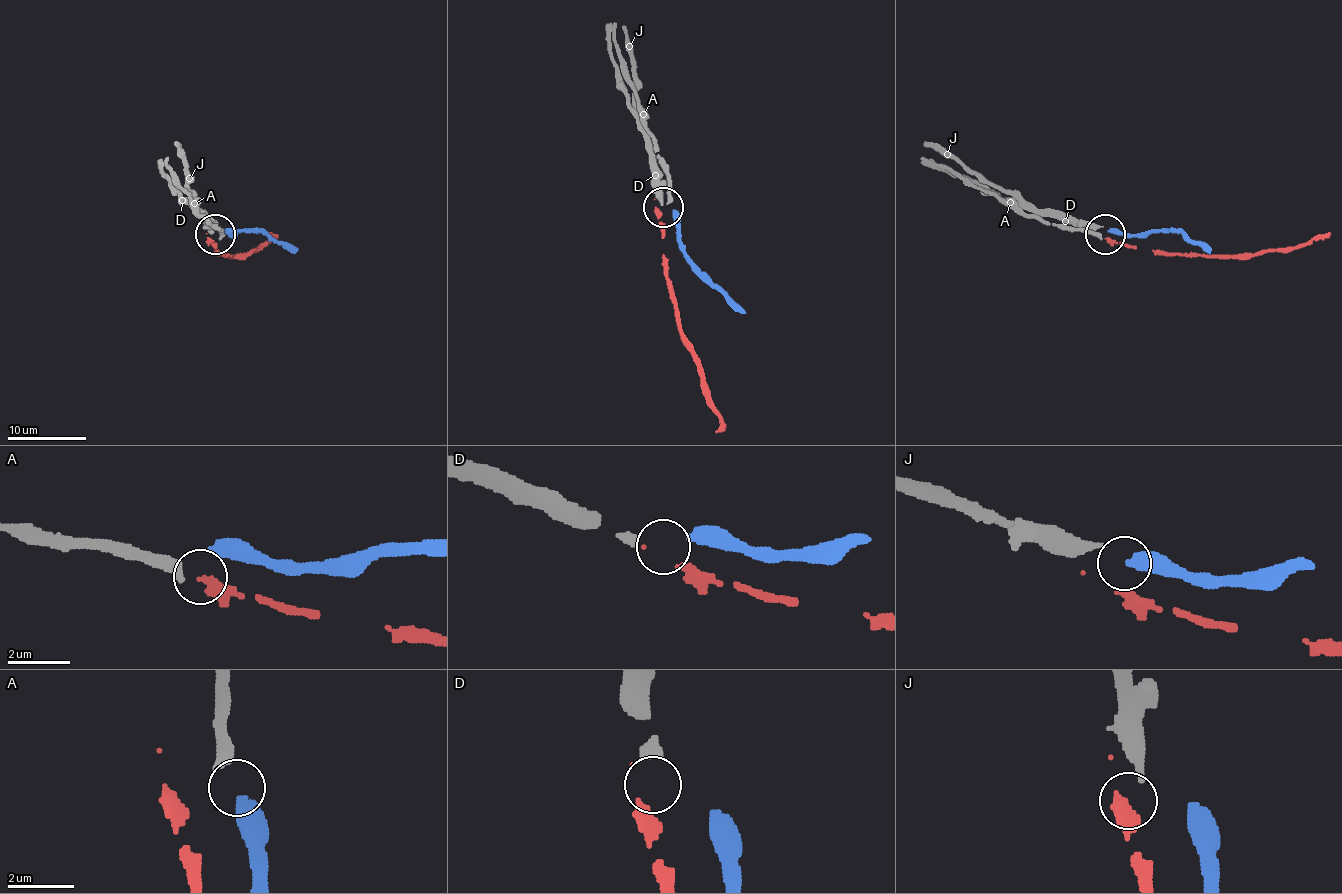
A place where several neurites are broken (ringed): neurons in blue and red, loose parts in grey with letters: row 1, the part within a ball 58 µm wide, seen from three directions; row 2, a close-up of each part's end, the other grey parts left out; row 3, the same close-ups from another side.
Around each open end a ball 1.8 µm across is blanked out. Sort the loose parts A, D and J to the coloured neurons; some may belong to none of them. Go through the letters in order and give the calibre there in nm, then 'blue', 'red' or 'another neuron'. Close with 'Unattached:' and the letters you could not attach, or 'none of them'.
A: 380 nm | another neuron
D: 320 nm | another neuron
J: 280 nm | another neuron
Unattached: A, D, J

